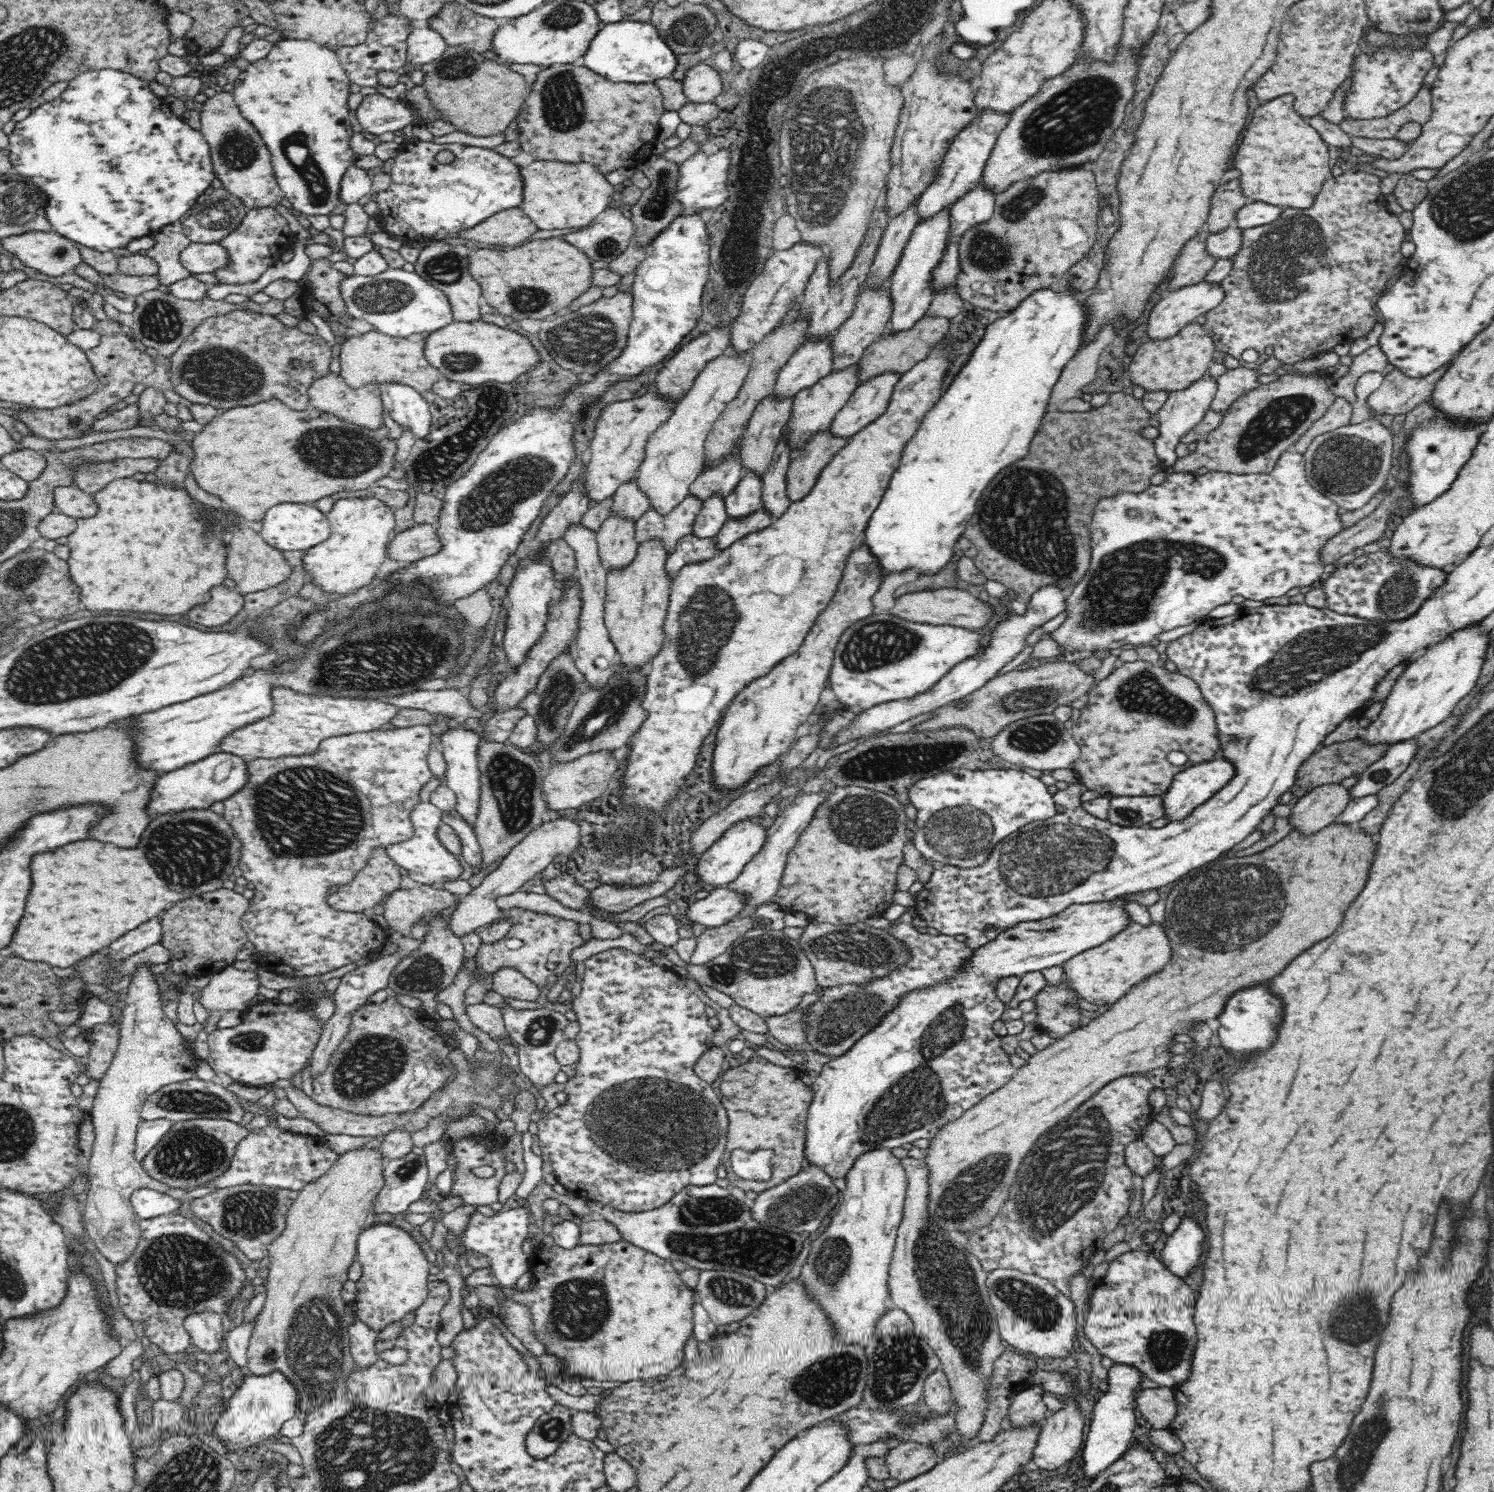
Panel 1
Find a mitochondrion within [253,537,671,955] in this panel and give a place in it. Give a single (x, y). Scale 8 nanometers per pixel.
(394, 654)

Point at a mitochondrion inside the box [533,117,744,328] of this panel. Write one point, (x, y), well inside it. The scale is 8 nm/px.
(656, 206)

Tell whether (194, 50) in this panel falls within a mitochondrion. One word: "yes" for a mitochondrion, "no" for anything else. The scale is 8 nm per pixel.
no

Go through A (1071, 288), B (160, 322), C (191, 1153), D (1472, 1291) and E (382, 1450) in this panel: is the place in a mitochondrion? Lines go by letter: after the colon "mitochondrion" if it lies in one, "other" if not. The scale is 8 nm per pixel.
A: other
B: mitochondrion
C: mitochondrion
D: other
E: mitochondrion

